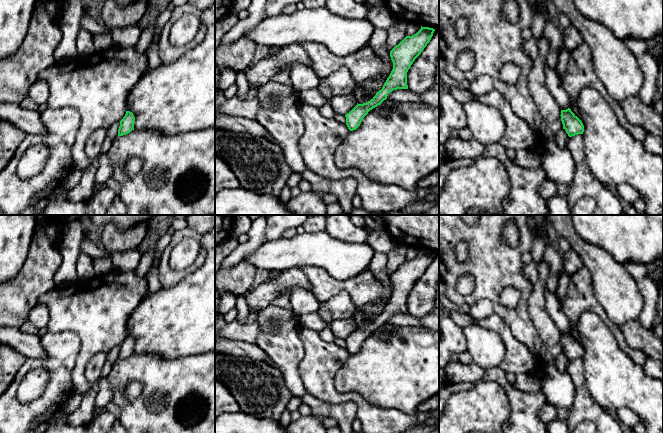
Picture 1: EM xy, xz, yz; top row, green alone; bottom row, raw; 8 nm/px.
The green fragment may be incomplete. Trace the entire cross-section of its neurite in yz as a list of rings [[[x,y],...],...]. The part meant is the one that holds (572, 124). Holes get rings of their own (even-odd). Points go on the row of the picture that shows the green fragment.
[[[570,108],[561,110],[561,121],[563,129],[566,131],[569,137],[583,134],[584,125],[582,121],[571,111]]]

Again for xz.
[[[422,27],[412,36],[406,36],[390,51],[393,69],[381,90],[368,102],[358,104],[345,115],[346,125],[350,131],[356,130],[370,110],[380,105],[390,92],[408,89],[407,72],[415,59],[430,42],[435,29]]]

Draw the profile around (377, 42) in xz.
[[[375,28],[369,41],[369,47],[386,62],[391,59],[390,52],[385,46],[388,33],[389,30]]]

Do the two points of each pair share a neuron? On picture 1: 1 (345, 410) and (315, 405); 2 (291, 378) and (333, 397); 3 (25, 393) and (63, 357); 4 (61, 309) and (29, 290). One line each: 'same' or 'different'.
1: same
2: different
3: different
4: different

